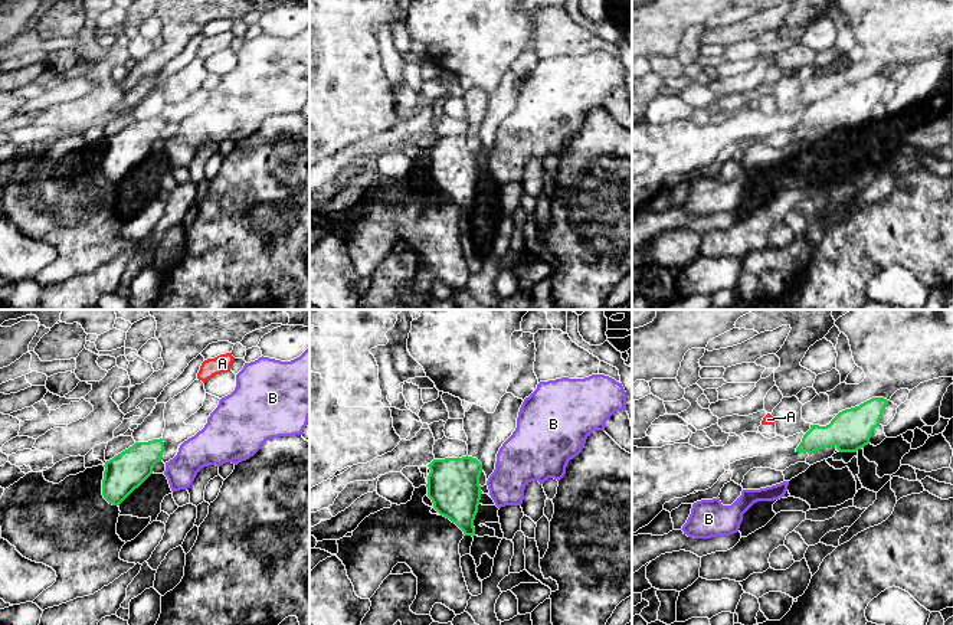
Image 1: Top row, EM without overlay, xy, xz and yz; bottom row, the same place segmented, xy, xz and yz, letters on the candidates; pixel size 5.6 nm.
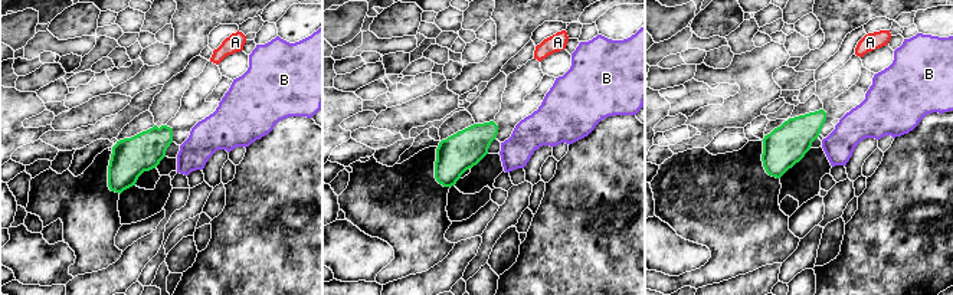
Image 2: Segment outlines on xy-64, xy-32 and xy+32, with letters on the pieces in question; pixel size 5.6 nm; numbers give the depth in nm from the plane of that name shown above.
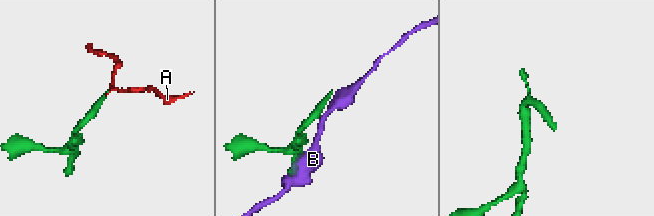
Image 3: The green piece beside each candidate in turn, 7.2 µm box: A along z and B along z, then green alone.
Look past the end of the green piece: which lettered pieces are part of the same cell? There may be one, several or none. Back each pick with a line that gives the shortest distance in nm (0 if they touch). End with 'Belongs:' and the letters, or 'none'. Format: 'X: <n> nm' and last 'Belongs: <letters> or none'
Belongs: none

